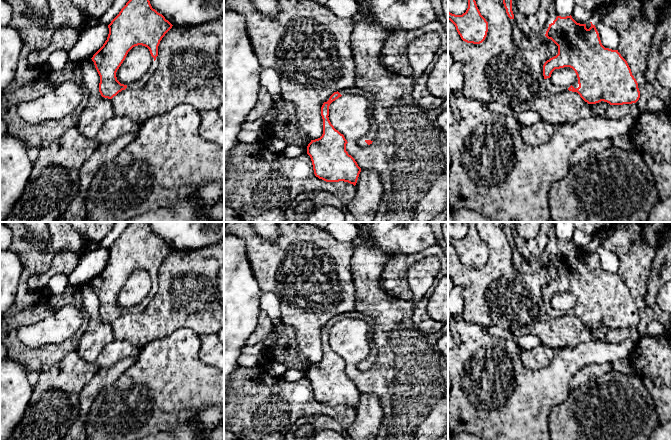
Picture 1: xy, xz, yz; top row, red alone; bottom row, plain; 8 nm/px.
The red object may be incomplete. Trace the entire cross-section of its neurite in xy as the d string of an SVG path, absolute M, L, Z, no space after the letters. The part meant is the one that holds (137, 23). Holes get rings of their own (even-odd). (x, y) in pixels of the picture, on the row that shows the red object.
M129 0L108 25L107 40L91 58L100 76L101 96L112 99L126 88L141 89L158 67L158 46L172 26L152 8L149 0ZM138 45L149 49L152 56L150 68L140 79L128 85L121 84L116 72L128 52Z

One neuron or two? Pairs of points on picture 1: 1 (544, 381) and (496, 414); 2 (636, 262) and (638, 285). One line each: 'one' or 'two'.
1: one
2: one

